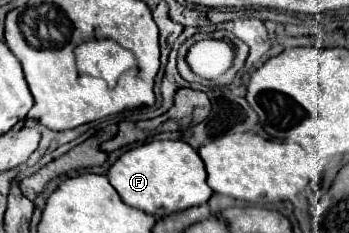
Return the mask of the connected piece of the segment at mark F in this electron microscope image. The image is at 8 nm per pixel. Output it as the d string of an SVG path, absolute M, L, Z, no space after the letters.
M150 141L134 147L122 153L108 169L108 179L126 205L156 217L204 205L212 197L212 189L206 185L204 163L198 151L184 141Z

